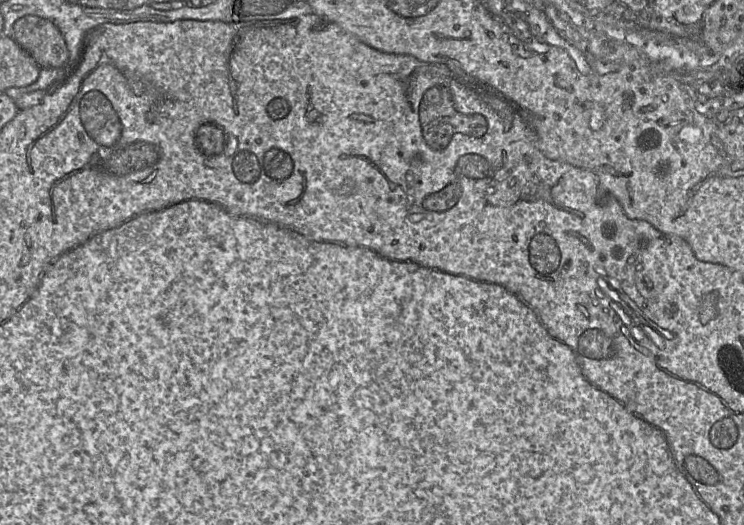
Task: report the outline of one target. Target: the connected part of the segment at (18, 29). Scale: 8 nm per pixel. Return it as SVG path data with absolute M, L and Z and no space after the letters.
M25 15L17 19L12 38L41 68L60 68L69 60L69 50L59 28L50 20Z

